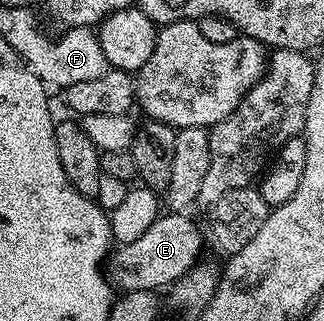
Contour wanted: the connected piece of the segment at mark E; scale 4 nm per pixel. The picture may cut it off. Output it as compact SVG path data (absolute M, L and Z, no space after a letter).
M167 211L165 214L160 214L156 218L156 222L152 222L152 226L144 232L143 237L136 238L136 242L121 245L112 256L112 264L114 260L113 283L122 292L135 292L136 290L158 292L159 290L169 289L170 285L177 282L180 277L188 274L188 270L192 270L192 266L203 259L204 256L204 252L202 252L202 232L198 229L197 222L189 220L188 217L189 215L181 212Z

